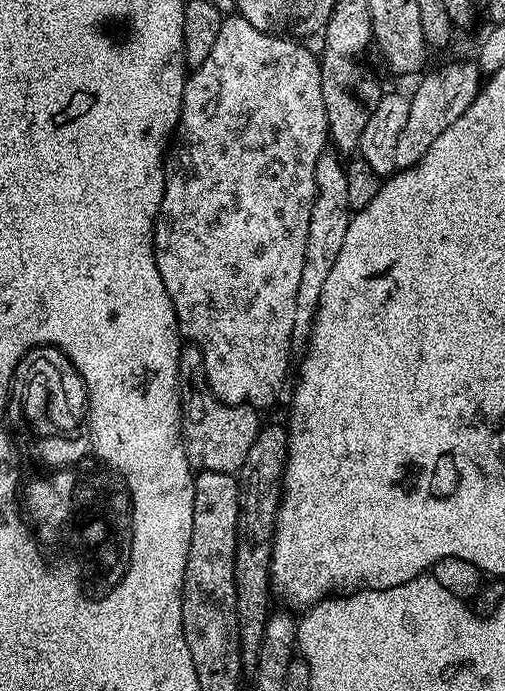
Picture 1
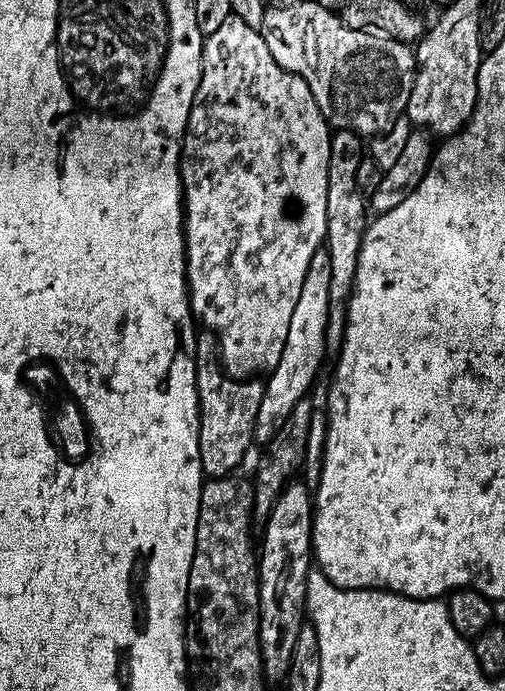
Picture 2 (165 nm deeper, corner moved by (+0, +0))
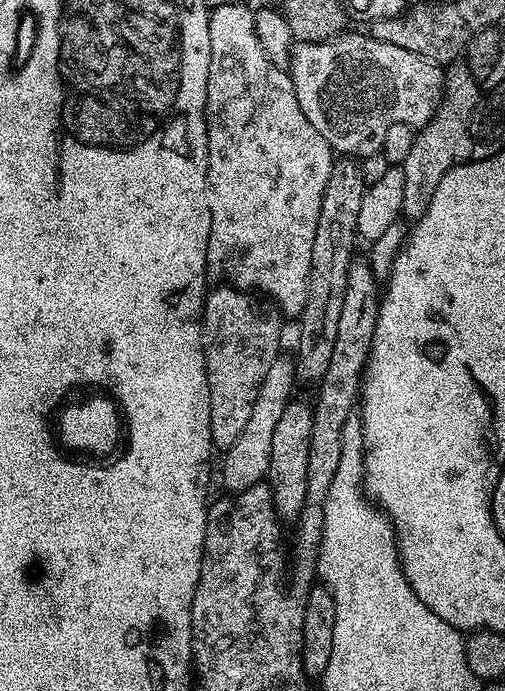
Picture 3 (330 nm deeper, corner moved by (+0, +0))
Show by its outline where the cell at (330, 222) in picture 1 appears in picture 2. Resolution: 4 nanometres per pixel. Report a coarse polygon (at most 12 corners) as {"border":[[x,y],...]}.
{"border":[[330,254],[310,258],[255,439],[267,442],[309,395],[328,352]]}

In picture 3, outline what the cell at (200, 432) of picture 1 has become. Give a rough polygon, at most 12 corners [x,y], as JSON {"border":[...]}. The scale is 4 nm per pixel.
{"border":[[245,289],[202,313],[210,434],[234,446],[281,355],[280,320]]}

